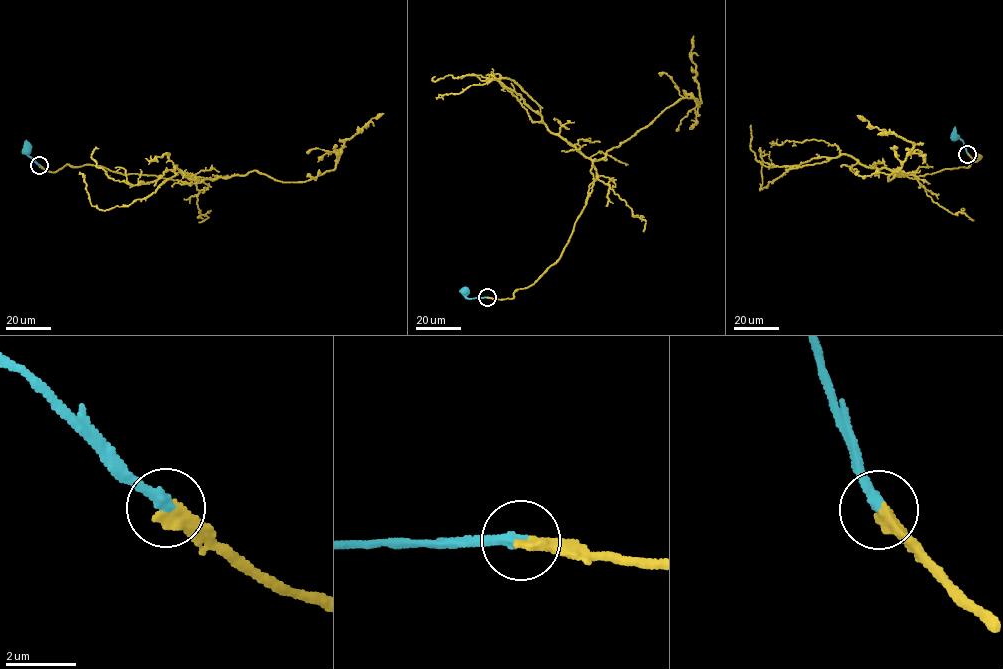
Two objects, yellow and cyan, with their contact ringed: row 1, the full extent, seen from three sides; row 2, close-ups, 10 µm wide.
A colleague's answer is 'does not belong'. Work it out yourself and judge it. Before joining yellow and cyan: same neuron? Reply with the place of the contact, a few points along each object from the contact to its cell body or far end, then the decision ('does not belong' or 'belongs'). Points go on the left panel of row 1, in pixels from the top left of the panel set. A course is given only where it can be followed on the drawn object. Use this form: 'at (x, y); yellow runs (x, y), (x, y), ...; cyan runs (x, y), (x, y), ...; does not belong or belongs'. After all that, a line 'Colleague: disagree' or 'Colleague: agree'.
at (39, 165); yellow runs (39, 166), (100, 165), (191, 185), (254, 170), (305, 182), (333, 170), (344, 141), (383, 113); cyan runs (39, 166), (24, 153), (26, 149); belongs
Colleague: disagree

